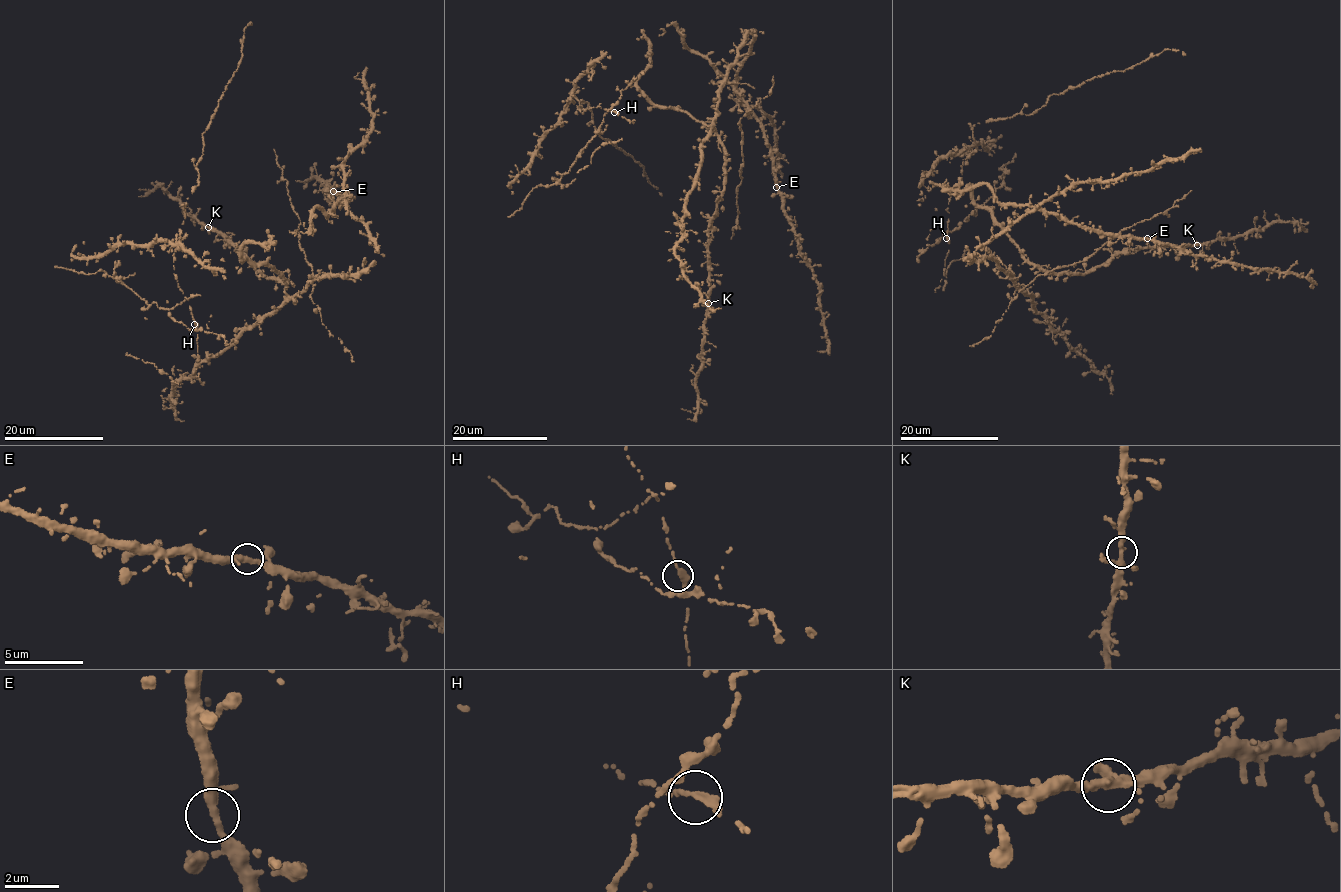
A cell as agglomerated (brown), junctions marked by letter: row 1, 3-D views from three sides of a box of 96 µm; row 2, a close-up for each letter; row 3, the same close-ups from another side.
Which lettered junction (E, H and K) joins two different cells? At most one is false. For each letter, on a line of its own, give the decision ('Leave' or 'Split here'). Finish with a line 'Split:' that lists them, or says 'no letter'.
E: Leave
H: Leave
K: Leave
Split: no letter

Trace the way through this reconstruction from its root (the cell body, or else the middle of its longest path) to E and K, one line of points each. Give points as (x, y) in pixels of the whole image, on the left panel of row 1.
E: (271, 268), (291, 298), (321, 277), (371, 265), (378, 253), (366, 225), (333, 191)
K: (271, 268), (287, 281), (267, 278), (221, 231), (208, 228)

